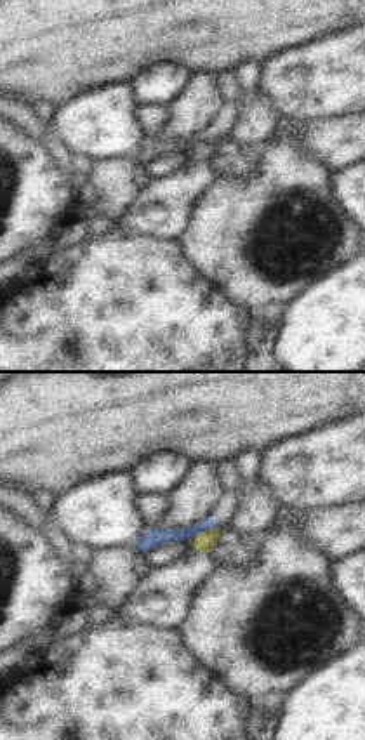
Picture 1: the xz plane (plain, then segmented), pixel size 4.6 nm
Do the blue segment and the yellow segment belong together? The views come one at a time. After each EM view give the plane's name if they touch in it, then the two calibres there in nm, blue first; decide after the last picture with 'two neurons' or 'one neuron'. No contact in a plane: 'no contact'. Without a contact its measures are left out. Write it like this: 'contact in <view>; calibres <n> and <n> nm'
contact in xz; calibres 80 and 90 nm

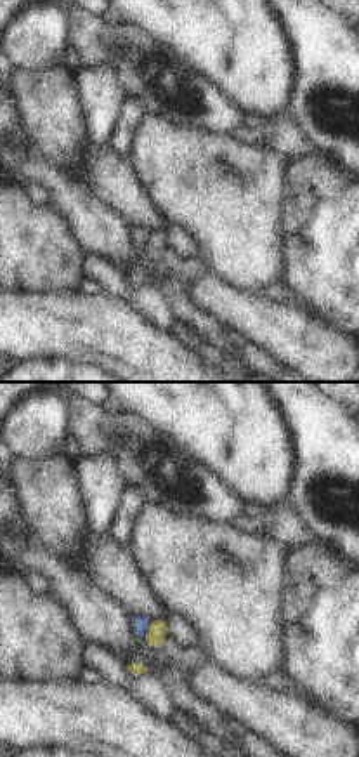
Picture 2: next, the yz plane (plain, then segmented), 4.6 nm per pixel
contact in yz; calibres 80 and 90 nm

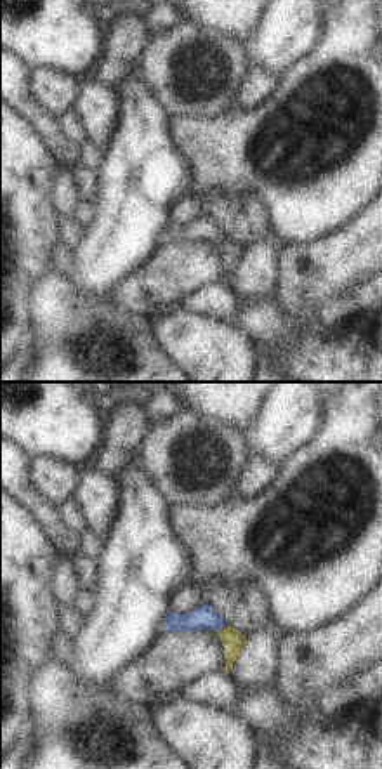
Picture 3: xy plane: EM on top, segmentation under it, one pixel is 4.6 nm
contact in xy; calibres 110 and 100 nm

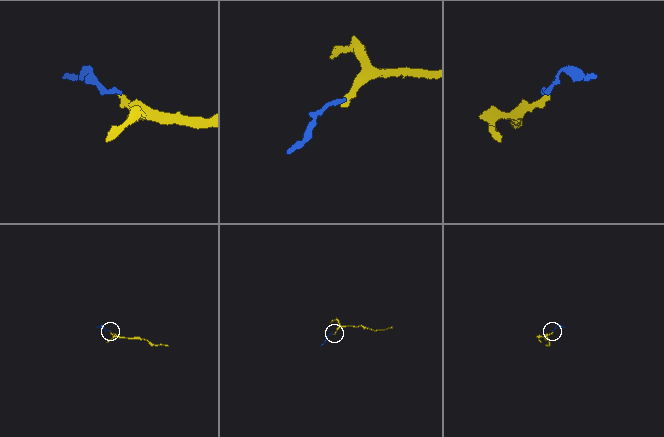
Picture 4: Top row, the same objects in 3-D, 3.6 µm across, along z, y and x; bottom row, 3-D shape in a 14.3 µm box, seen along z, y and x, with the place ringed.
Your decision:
two neurons

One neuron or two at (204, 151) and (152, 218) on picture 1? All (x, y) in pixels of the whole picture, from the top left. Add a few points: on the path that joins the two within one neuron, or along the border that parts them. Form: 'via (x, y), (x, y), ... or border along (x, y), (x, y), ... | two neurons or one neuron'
via (199, 167), (167, 202) | one neuron

